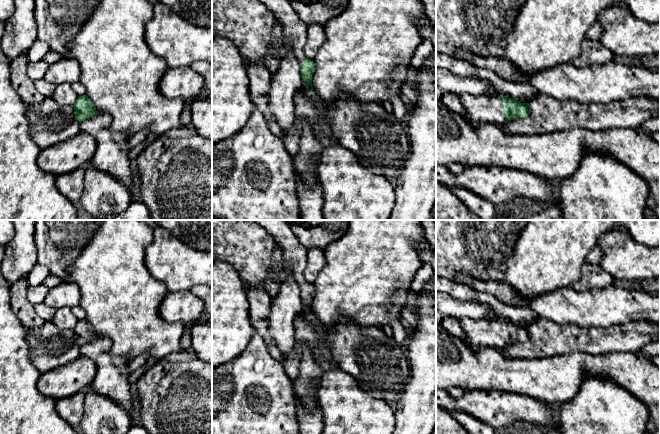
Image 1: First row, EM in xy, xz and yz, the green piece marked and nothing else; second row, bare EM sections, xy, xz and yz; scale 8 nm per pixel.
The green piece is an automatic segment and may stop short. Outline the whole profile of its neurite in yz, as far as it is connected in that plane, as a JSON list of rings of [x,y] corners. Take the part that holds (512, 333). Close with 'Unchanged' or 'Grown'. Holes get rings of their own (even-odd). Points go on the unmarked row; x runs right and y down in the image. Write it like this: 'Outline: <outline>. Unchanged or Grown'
Outline: [[[468,317],[458,320],[467,339],[481,347],[502,351],[506,345],[525,342],[530,338],[529,327],[521,327],[514,322],[474,321]]]. Grown

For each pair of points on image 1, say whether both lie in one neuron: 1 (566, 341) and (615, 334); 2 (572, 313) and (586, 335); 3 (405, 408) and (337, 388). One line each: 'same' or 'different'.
1: same
2: different
3: different

